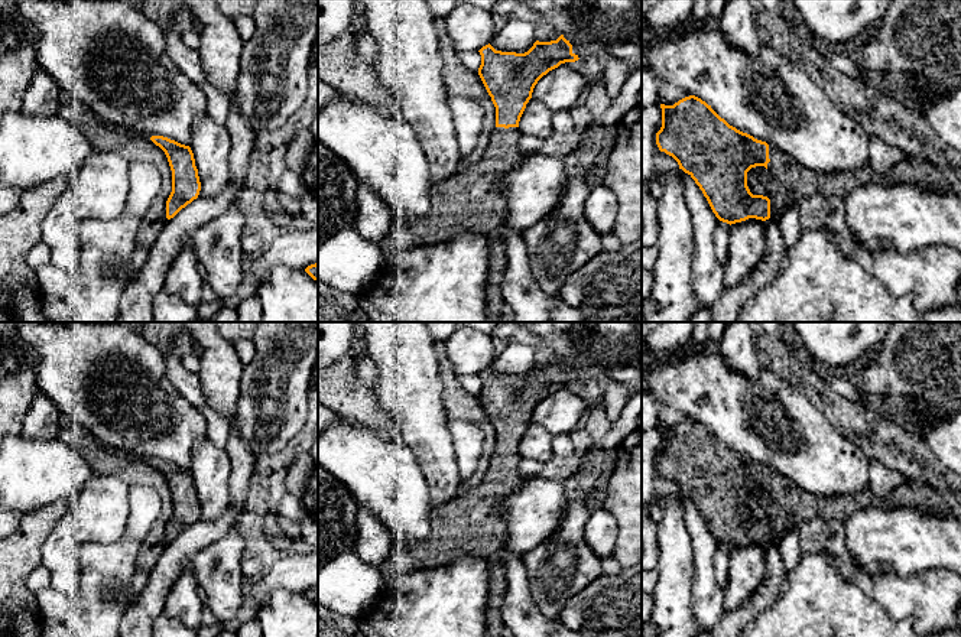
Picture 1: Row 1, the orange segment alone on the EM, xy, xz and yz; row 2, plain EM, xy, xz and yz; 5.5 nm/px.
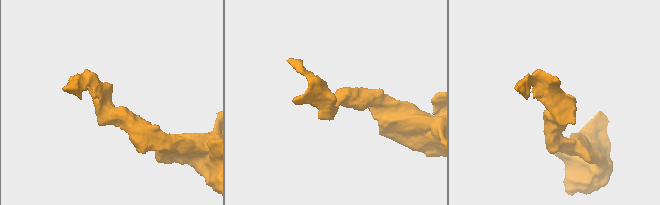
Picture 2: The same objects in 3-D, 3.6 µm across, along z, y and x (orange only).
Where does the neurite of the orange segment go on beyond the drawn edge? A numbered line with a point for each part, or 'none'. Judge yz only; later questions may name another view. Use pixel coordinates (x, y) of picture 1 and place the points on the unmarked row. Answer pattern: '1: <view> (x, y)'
1: yz (794, 506)

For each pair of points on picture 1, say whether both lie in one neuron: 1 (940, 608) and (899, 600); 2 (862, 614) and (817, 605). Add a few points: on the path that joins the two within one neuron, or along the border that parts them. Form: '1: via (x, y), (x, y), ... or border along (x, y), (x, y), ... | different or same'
1: via (929, 600), (909, 600) | same
2: via (850, 614), (828, 614) | same

